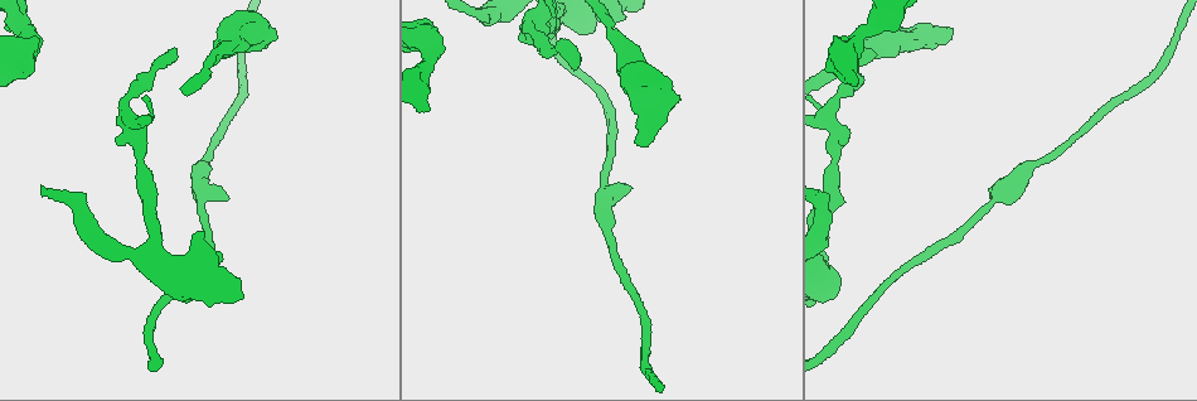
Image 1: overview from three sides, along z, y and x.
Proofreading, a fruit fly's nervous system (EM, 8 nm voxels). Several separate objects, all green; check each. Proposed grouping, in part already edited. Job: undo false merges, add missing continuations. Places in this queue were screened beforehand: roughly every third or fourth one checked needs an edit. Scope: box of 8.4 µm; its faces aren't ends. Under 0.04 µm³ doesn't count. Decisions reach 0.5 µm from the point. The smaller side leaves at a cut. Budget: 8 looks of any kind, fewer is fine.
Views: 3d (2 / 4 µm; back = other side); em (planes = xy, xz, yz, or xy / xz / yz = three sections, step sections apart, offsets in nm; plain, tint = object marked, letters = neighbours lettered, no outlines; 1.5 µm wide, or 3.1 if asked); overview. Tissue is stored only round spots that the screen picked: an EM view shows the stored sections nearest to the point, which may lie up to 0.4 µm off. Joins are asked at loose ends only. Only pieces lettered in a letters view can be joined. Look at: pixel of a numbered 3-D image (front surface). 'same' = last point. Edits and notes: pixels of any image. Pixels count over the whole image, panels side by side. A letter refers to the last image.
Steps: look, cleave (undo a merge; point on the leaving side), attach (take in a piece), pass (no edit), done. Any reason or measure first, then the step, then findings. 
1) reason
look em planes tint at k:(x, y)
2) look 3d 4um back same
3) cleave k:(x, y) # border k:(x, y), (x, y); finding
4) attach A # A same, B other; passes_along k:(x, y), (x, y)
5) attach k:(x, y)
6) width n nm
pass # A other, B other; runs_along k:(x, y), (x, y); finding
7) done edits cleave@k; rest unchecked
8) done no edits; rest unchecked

stops while still wide
look 3d 4um at 1:(950, 28)

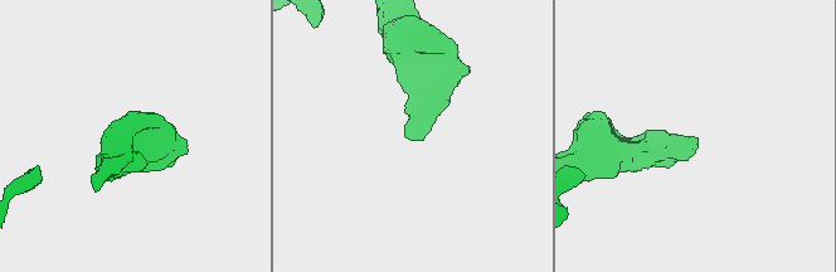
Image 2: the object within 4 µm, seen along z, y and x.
shape alone is not enough
look em planes letters at 2:(695, 138)

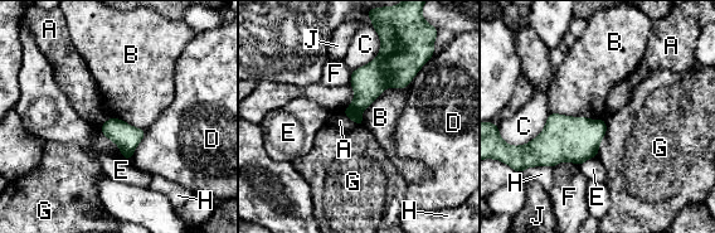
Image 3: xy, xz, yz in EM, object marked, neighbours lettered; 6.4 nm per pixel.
longest_contact B 400 nm
pass # A other, B other, C other, D other, E other, F other, G other, H other, J other; none of them fits

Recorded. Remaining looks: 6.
branch stops here
look em xy step 8 letters at 1:(577, 65)

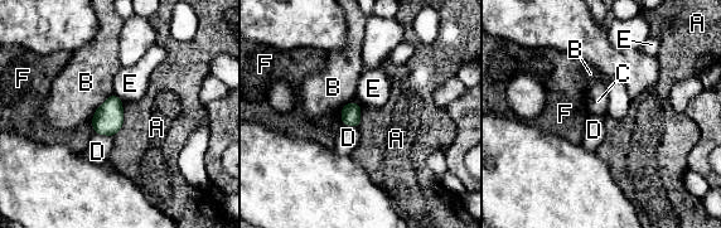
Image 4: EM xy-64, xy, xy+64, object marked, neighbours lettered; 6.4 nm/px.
look em xz step 8 letters same

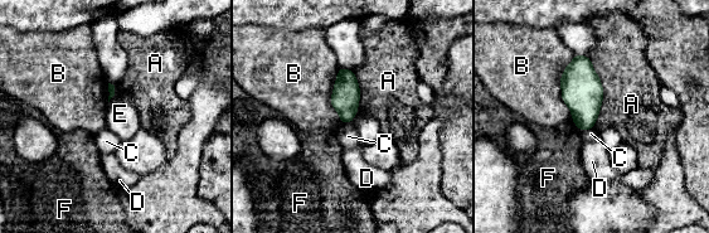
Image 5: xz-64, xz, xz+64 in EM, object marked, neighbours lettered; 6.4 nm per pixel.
pass # A other, B other, C other, D other, E other, F other; border 5:(588, 57), (602, 87), (595, 126); no lettered piece goes on from it

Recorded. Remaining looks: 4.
thick turns thin
look em planes plain at 1:(871, 27)

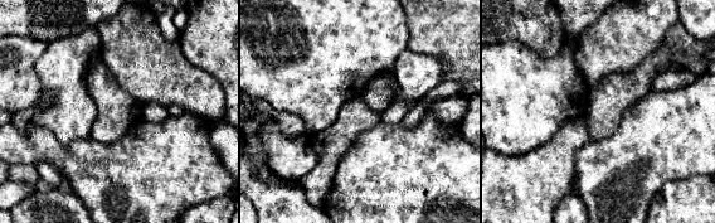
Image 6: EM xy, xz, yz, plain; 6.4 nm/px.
look em planes tint same

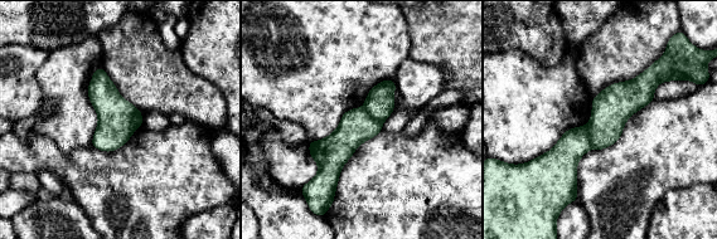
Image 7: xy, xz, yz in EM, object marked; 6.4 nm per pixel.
look em planes letters same

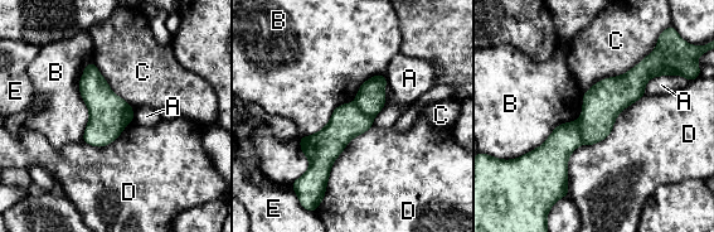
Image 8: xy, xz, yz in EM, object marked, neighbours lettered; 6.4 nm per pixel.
longest_contact D 800 nm
cleave 8:(602, 104) # A other, B other, C other, D other, E other; two cells meet here

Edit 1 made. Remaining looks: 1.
done edits cleave@8; rest unchecked

